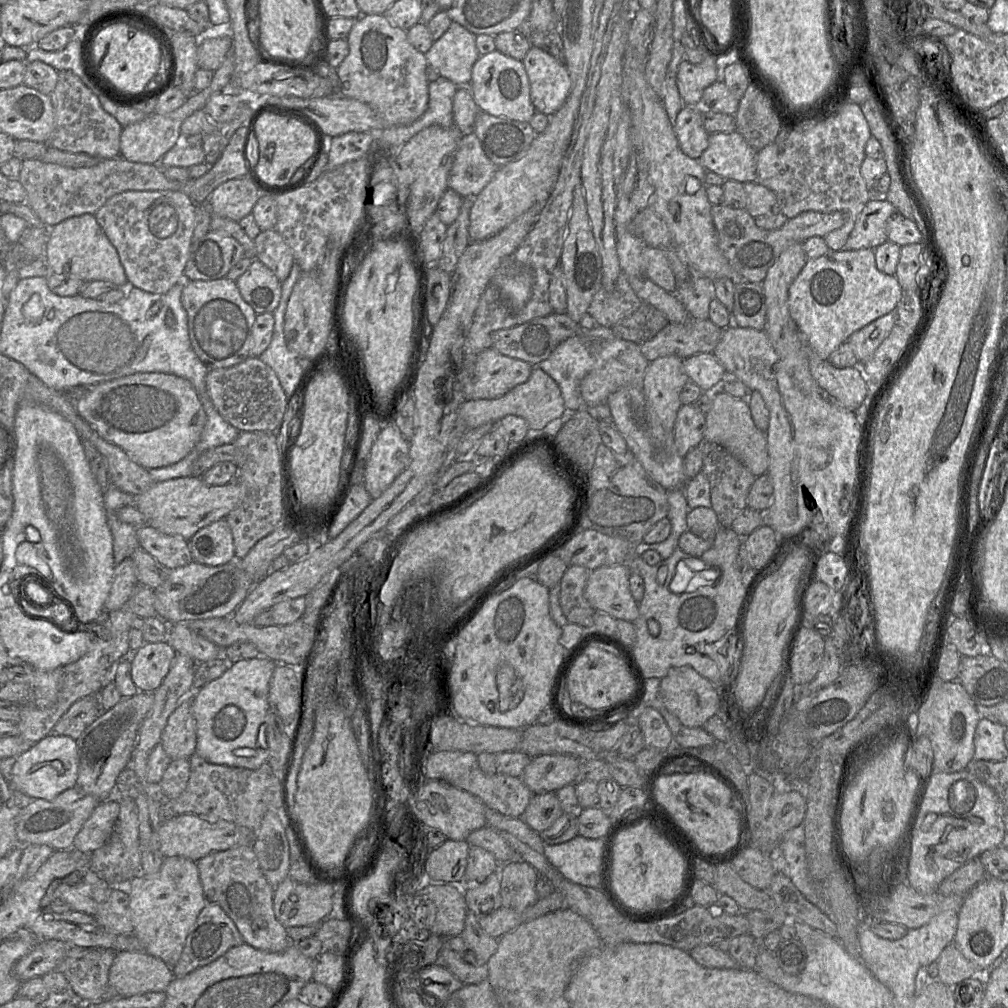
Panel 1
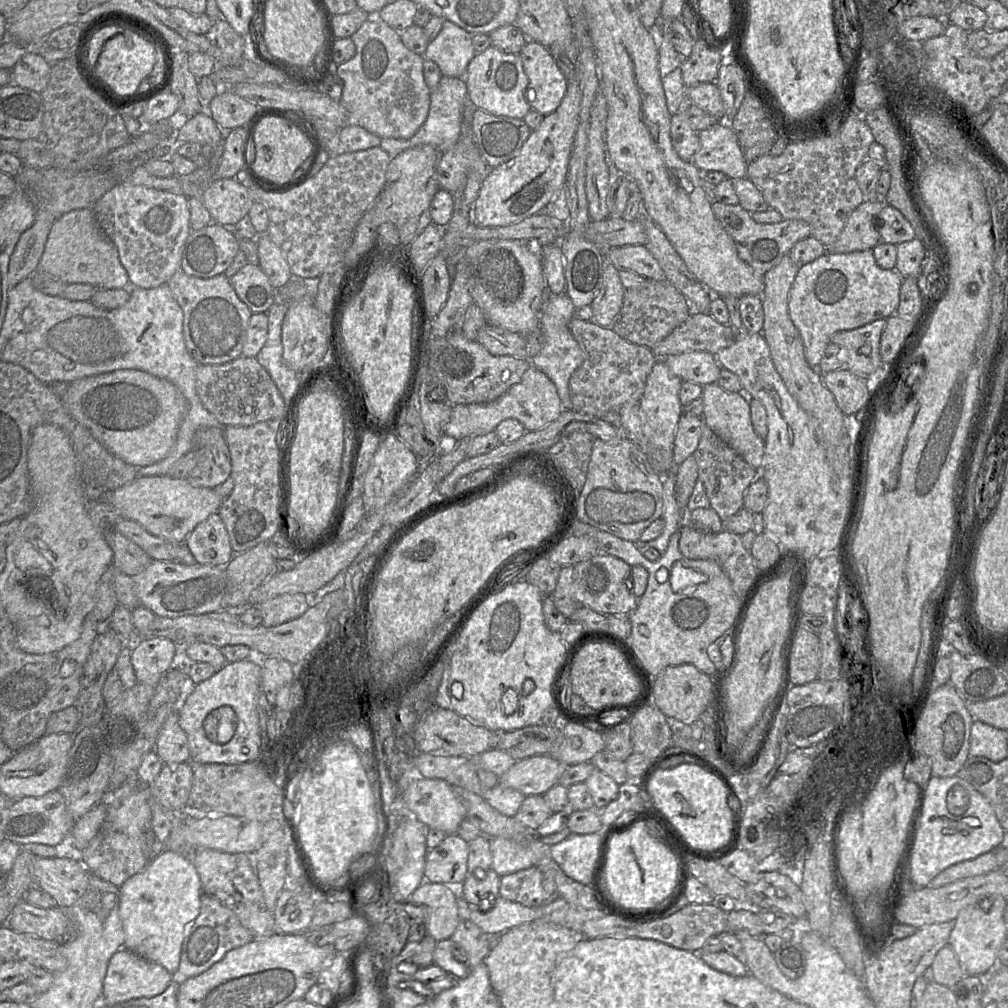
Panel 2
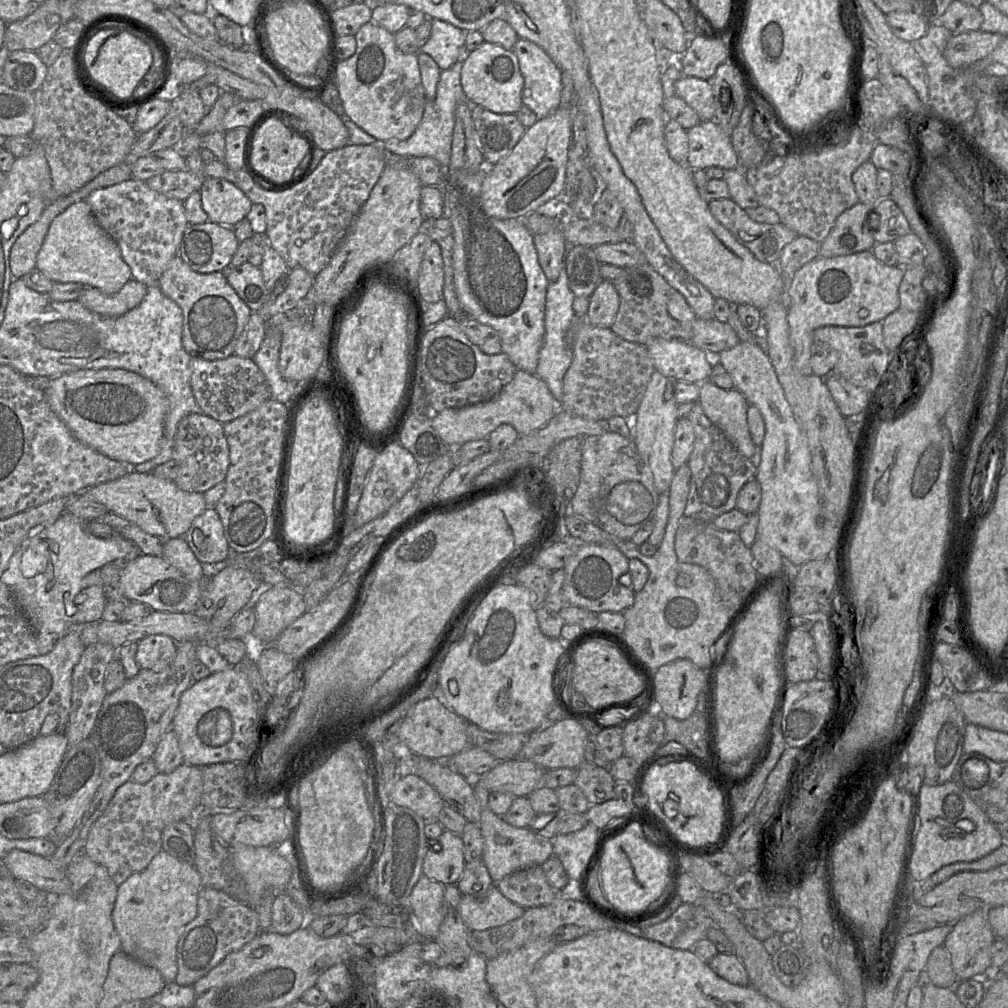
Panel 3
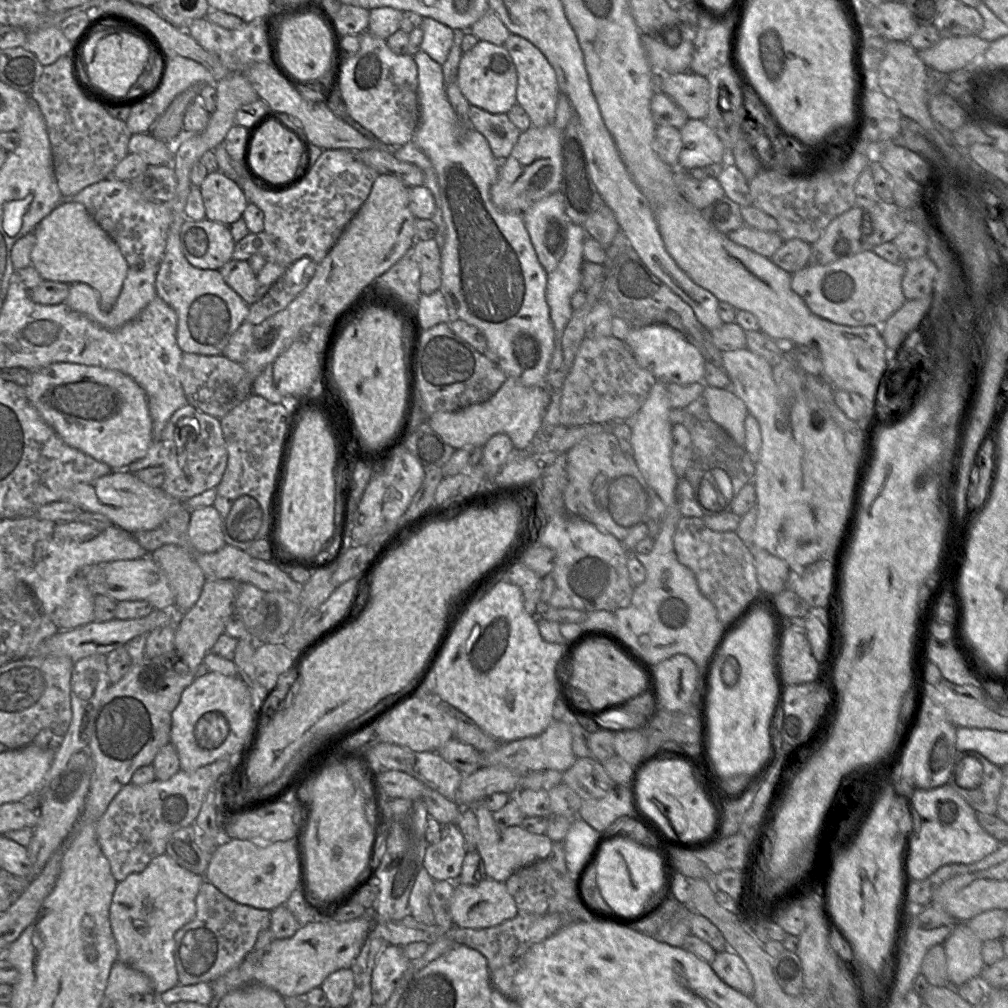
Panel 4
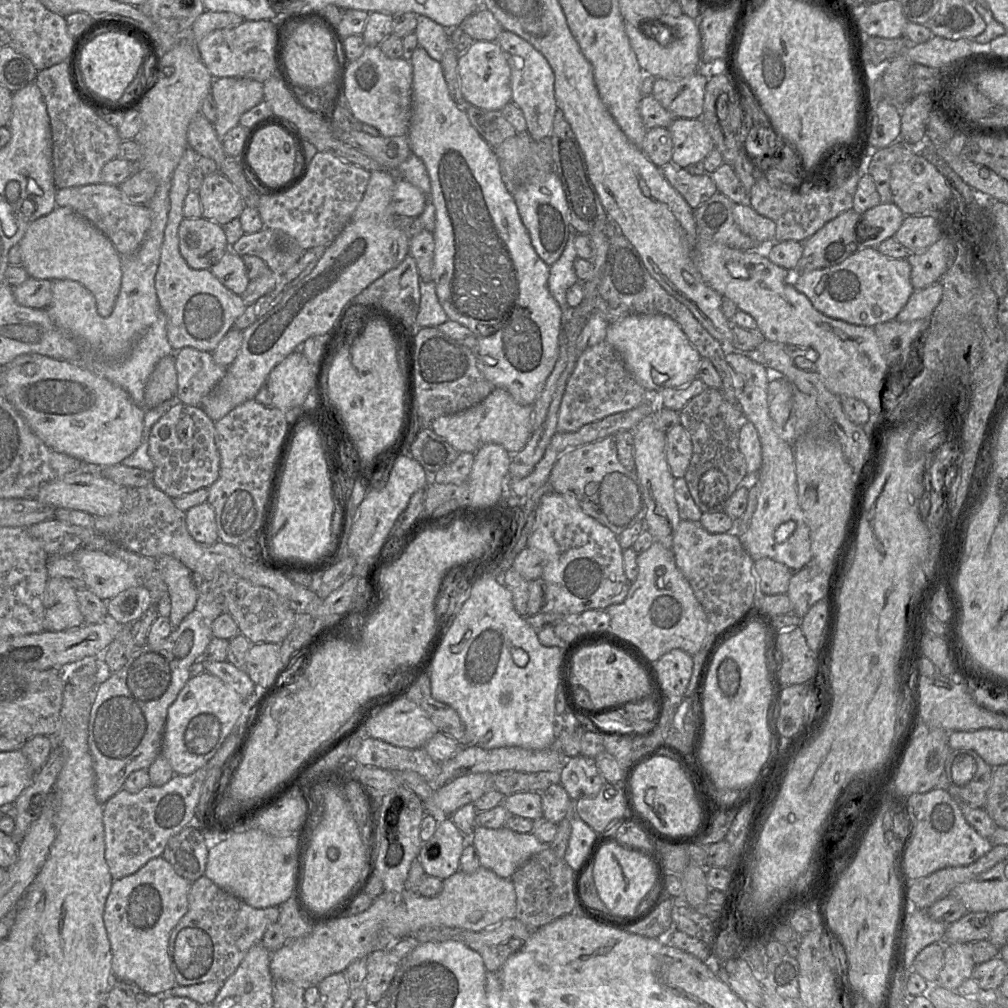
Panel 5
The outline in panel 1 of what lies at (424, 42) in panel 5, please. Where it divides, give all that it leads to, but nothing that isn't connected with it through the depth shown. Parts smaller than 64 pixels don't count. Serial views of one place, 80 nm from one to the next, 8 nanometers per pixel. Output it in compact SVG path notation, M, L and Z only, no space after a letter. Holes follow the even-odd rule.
M452 21L448 30L425 53L428 66L458 87L470 89L472 68L480 57L475 38L475 34Z

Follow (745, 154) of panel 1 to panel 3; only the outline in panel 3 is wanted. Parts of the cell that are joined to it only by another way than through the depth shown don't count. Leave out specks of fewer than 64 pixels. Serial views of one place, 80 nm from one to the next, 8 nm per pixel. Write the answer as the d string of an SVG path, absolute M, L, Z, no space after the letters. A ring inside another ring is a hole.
M701 121L687 129L689 151L686 166L705 169L717 166L723 170L739 167L731 137L714 121Z

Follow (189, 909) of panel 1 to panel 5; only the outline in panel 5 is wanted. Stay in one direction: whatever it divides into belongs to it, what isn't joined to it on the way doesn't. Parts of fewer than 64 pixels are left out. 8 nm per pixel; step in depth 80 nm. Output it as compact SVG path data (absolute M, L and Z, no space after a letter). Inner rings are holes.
M162 856L150 859L136 873L114 880L106 899L103 920L112 951L112 974L157 995L177 983L168 954L169 938L188 911L192 883L179 876Z

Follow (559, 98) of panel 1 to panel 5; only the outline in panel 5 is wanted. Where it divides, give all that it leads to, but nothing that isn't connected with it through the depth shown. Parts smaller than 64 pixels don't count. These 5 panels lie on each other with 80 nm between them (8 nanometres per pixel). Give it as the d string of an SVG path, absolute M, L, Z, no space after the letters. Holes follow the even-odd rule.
M503 30L496 42L506 55L511 70L512 102L523 112L527 129L526 132L533 140L548 139L558 109L554 93L554 73L545 57L529 42L517 34Z

